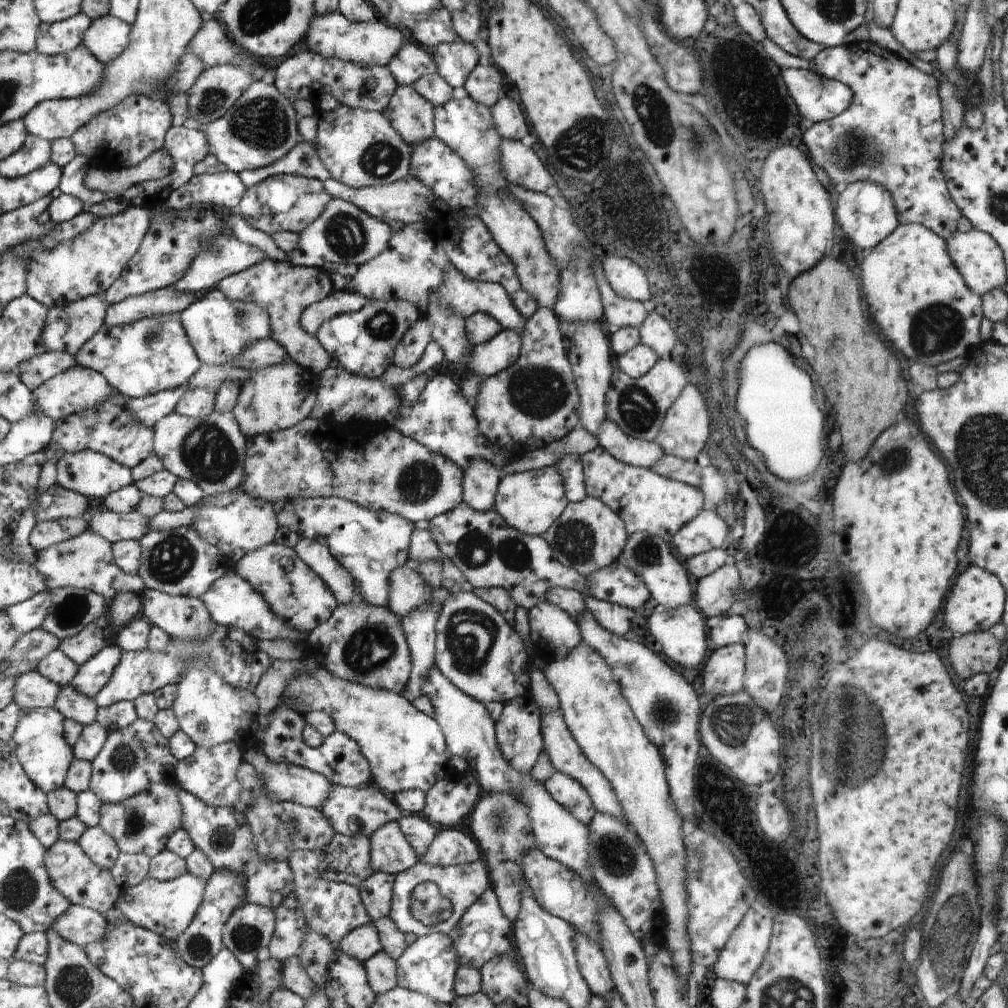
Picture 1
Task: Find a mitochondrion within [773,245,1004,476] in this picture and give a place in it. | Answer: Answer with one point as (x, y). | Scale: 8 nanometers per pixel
(937, 328)

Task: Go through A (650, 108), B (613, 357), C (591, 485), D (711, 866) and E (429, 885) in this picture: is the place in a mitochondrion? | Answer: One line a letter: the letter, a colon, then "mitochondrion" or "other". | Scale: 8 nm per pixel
A: mitochondrion
B: other
C: other
D: other
E: mitochondrion

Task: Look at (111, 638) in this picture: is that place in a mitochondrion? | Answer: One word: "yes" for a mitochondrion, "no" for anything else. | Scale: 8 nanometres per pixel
no

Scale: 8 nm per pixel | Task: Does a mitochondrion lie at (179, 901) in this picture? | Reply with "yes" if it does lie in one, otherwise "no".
no

